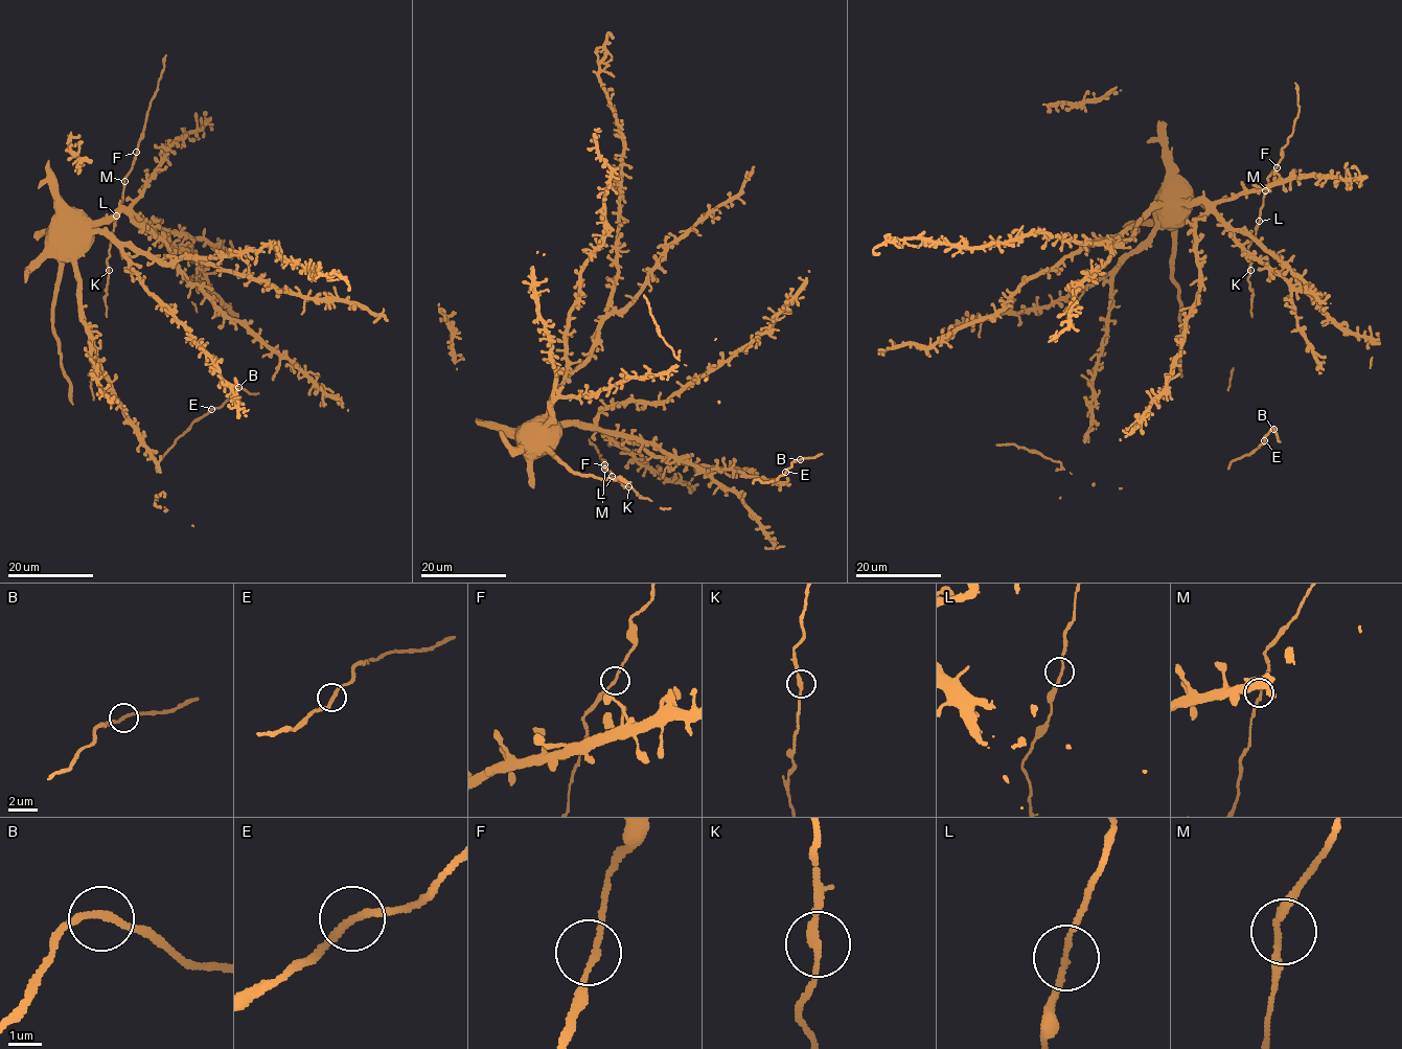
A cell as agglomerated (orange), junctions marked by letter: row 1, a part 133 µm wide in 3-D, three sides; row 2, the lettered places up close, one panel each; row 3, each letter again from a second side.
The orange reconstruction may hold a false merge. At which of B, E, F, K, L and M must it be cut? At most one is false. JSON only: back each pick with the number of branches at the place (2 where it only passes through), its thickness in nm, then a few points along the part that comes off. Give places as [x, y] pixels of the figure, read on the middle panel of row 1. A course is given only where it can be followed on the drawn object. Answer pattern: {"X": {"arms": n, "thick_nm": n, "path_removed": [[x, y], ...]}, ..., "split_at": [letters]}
{"K": {"arms": 2, "thick_nm": 200, "path_removed": [[629, 486], [652, 500]]}, "split_at": ["K"]}

